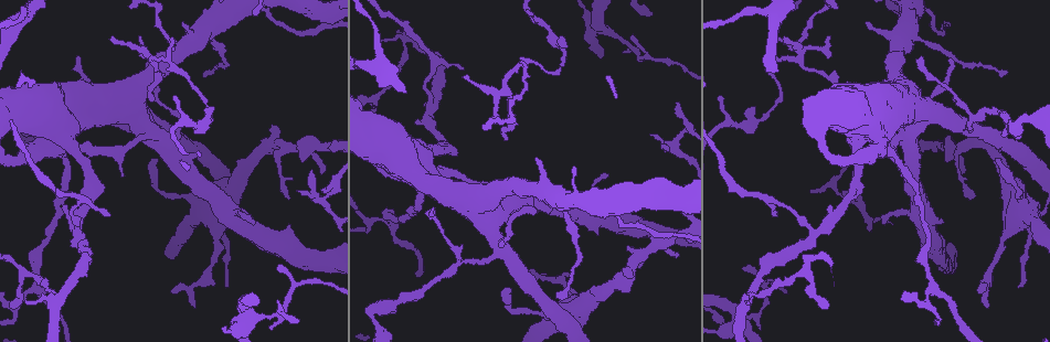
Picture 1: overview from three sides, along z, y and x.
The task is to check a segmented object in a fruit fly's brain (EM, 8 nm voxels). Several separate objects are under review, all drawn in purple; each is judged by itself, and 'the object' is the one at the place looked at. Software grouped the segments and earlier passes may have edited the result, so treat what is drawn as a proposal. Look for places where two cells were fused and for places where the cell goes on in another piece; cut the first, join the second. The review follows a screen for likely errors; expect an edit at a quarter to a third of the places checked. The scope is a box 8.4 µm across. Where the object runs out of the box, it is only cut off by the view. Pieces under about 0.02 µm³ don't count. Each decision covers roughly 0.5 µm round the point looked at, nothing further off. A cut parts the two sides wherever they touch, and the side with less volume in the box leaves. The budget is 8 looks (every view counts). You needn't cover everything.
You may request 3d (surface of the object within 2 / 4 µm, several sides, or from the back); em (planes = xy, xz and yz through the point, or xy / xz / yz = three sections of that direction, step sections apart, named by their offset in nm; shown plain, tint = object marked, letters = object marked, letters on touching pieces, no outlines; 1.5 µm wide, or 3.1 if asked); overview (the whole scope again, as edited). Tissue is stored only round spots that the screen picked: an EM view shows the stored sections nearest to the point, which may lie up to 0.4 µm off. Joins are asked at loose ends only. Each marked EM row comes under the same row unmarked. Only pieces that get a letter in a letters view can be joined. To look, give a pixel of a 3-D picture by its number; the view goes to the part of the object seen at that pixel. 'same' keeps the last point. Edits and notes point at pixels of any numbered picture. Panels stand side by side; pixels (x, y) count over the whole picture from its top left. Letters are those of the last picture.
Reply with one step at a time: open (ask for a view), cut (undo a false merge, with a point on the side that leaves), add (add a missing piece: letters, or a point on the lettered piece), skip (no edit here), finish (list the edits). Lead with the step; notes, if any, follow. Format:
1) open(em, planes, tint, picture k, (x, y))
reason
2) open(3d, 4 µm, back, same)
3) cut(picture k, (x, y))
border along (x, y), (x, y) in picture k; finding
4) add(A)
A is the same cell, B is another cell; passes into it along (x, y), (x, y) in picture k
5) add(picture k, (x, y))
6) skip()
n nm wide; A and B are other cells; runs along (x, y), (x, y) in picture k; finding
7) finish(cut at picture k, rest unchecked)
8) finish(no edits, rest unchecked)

open(em, yz, step 8, tint, picture 1, (1028, 122))
narrows sharply

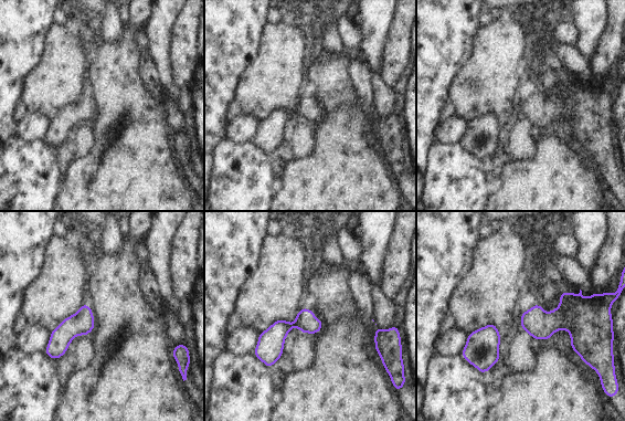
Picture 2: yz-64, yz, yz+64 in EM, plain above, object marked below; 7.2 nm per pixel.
open(em, planes, letters, same)
another direction

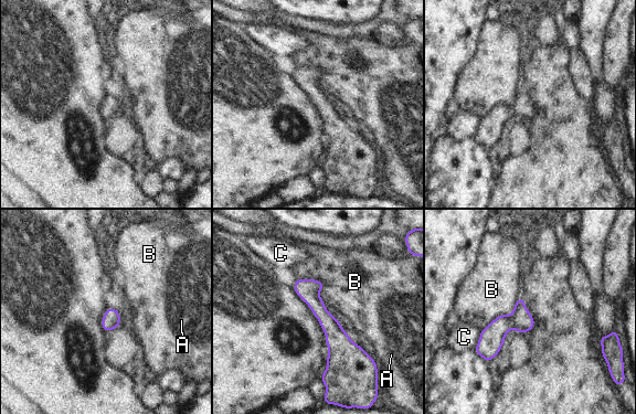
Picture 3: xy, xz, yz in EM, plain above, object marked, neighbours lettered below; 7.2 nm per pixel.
skip()
B touches over 360 nm; A, B and C are other cells; runs along (299, 282), (335, 333), (334, 378) in picture 3; all the same cell

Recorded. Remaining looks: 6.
open(em, 3.1 µm, xy, step 8, tint, picture 1, (889, 151))
three-way junction

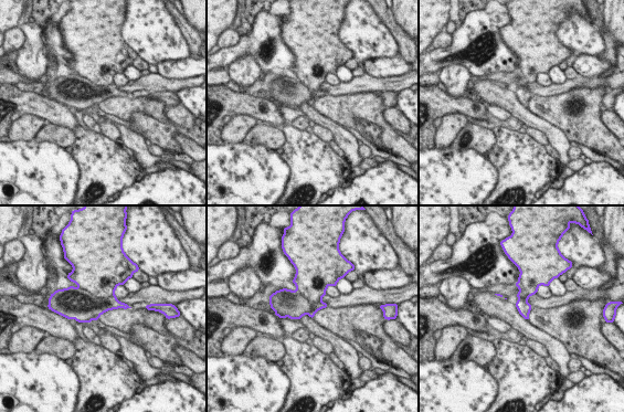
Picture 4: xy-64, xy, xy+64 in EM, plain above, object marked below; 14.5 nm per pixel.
open(em, 3.1 µm, planes, letters, same)

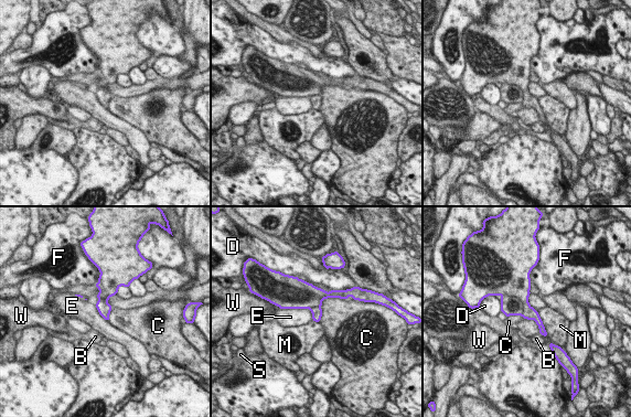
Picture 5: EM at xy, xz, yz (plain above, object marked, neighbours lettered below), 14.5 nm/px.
cut(picture 5, (511, 306))
200 nm wide; B, C, D, E, F, M, S and W are other cells; border along (502, 295), (516, 297), (523, 314) in picture 5; a second cell is stuck on

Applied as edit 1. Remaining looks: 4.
open(em, yz, step 4, letters, picture 1, (681, 212))
an open end

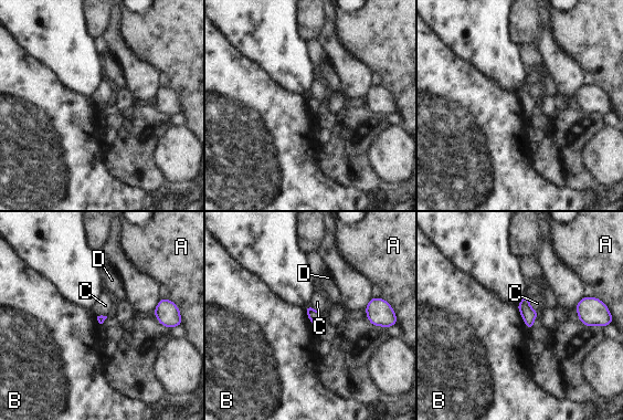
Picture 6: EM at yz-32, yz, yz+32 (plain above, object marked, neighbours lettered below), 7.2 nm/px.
skip()
A, B, C and D are other cells; border along (528, 296), (528, 303), (538, 312) in picture 6; no lettered piece goes on from it

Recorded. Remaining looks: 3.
finish(cut at picture 5, rest unchecked)

